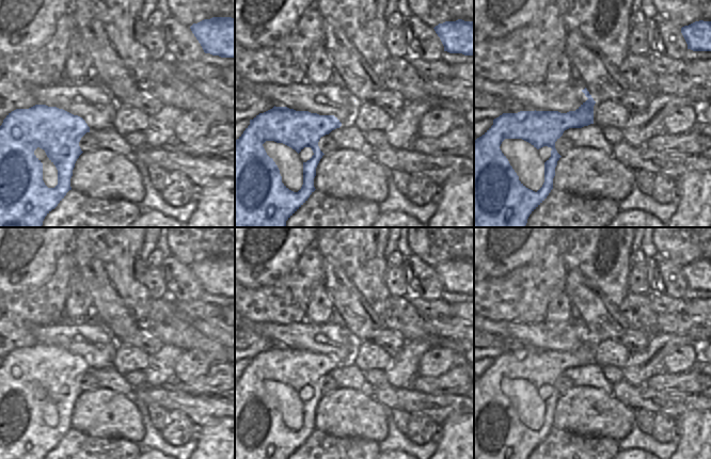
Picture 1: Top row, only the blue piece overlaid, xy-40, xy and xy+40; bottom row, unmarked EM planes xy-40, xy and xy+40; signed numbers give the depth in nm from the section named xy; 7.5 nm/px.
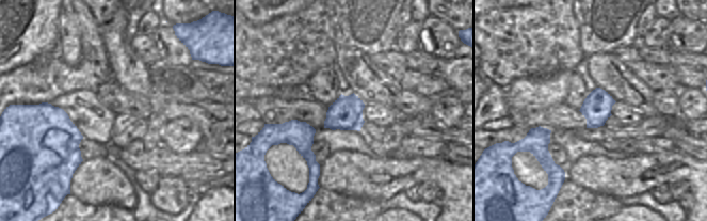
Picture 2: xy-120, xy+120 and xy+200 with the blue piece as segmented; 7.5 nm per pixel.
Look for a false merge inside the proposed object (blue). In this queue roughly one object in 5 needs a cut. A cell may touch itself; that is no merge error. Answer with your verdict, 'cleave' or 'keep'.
keep

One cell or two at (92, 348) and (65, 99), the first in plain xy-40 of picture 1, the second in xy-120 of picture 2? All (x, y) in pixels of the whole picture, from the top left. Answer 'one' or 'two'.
one

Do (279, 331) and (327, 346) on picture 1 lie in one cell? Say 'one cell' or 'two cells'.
one cell

